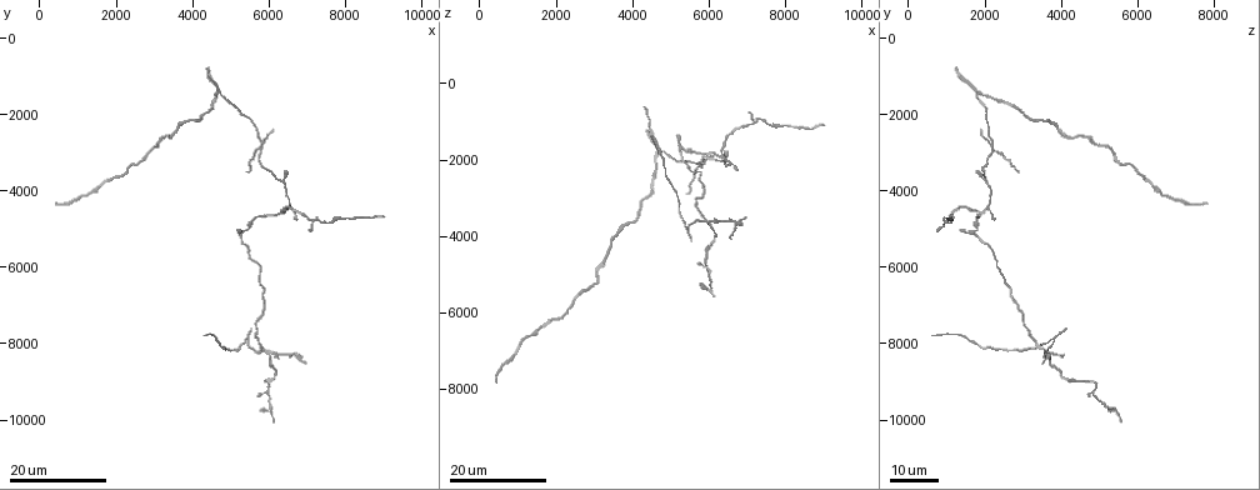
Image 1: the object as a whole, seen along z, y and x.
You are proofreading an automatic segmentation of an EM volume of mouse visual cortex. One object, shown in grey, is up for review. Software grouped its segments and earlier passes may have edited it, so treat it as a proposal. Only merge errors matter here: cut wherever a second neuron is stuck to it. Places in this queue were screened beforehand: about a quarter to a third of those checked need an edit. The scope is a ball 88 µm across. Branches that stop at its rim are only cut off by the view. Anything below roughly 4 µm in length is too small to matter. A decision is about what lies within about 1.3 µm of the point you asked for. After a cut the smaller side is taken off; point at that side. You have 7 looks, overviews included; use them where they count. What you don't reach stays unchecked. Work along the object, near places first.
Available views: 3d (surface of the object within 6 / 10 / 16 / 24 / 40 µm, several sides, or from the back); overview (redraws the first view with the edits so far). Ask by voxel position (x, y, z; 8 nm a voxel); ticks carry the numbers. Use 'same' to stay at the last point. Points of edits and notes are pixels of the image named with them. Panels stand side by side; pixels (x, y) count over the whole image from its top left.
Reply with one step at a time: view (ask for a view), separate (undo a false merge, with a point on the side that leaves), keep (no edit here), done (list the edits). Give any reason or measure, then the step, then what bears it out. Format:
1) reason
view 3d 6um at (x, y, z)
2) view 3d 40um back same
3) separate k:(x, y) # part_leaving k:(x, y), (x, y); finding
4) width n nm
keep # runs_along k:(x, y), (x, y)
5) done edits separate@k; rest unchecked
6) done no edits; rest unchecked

four arms meet
view 3d 16um at (5750, 2950, 2150)

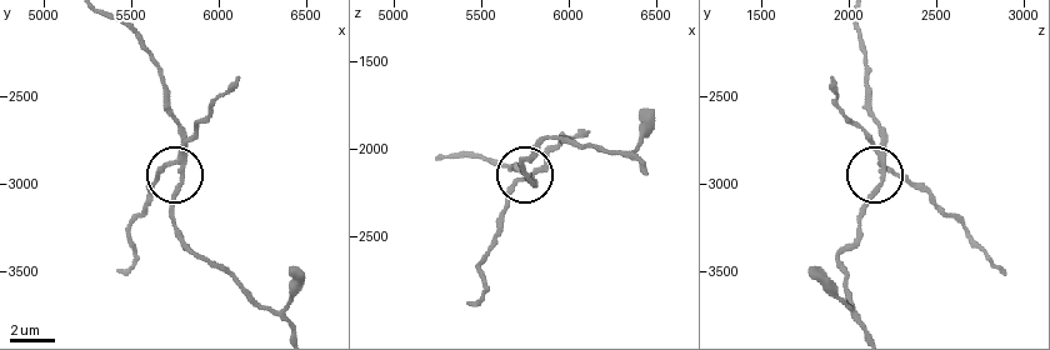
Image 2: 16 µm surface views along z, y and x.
view 3d 6um same

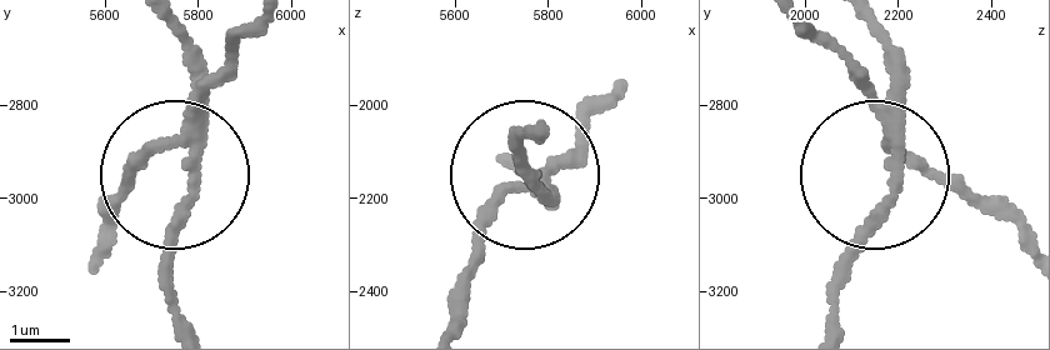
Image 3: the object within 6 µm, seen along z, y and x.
width 230 nm
separate 3:(130, 175) # part_leaving 3:(189, 134), (164, 139), (129, 183), (114, 238); two neurons meet here

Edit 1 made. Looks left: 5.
branch point
view 3d 16um at (6300, 4550, 1950)

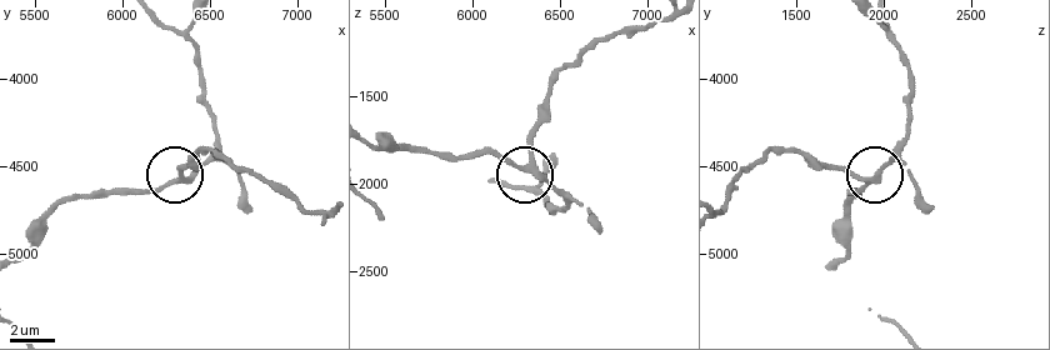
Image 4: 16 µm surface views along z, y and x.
view 3d 6um at (6320, 4600, 1920)

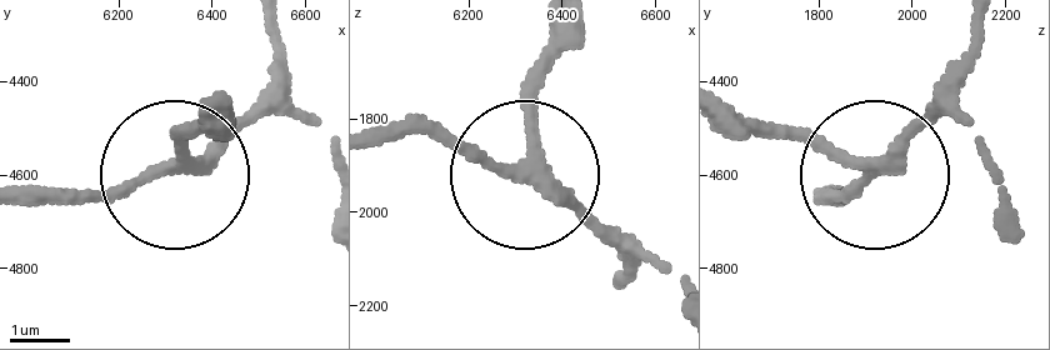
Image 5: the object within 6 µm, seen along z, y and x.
width 220 nm
keep # runs_along 5:(968, 20), (963, 65), (874, 165), (729, 125); continuous, no second neuron

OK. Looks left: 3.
sudden change in width
view 3d 16um at (5700, 7800, 3200)

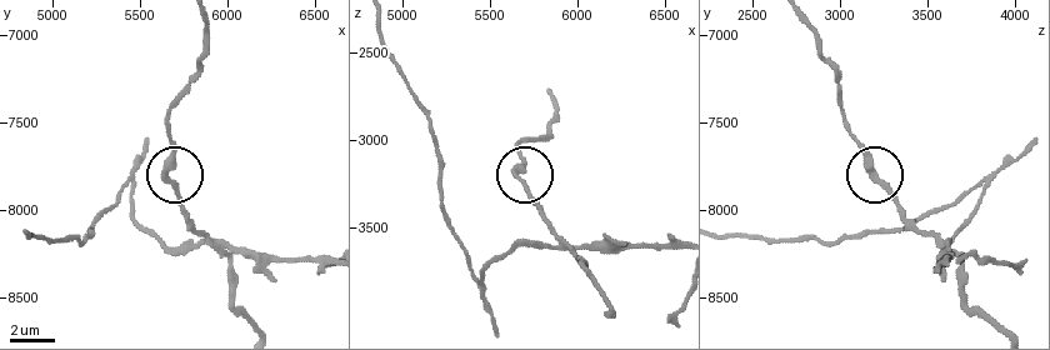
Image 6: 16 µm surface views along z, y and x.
view 3d 6um at (5660, 7840, 3200)

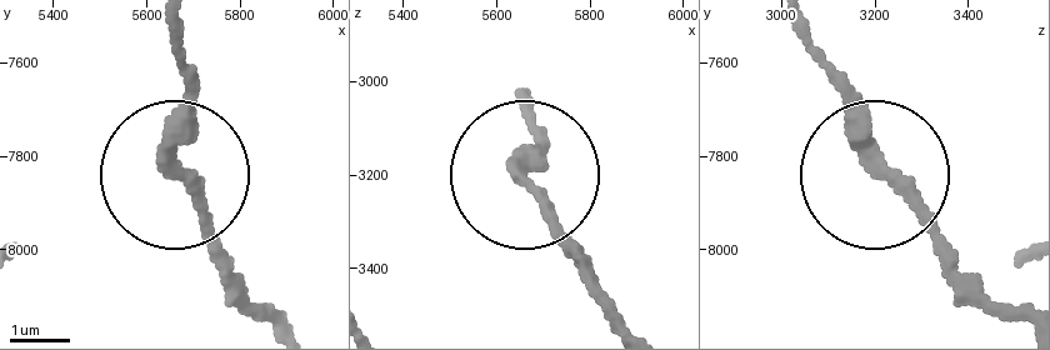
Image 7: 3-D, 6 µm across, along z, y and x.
keep # runs_along 7:(526, 89), (541, 139), (526, 174), (596, 278); one neuron here

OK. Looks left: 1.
done edits separate@3; rest unchecked

